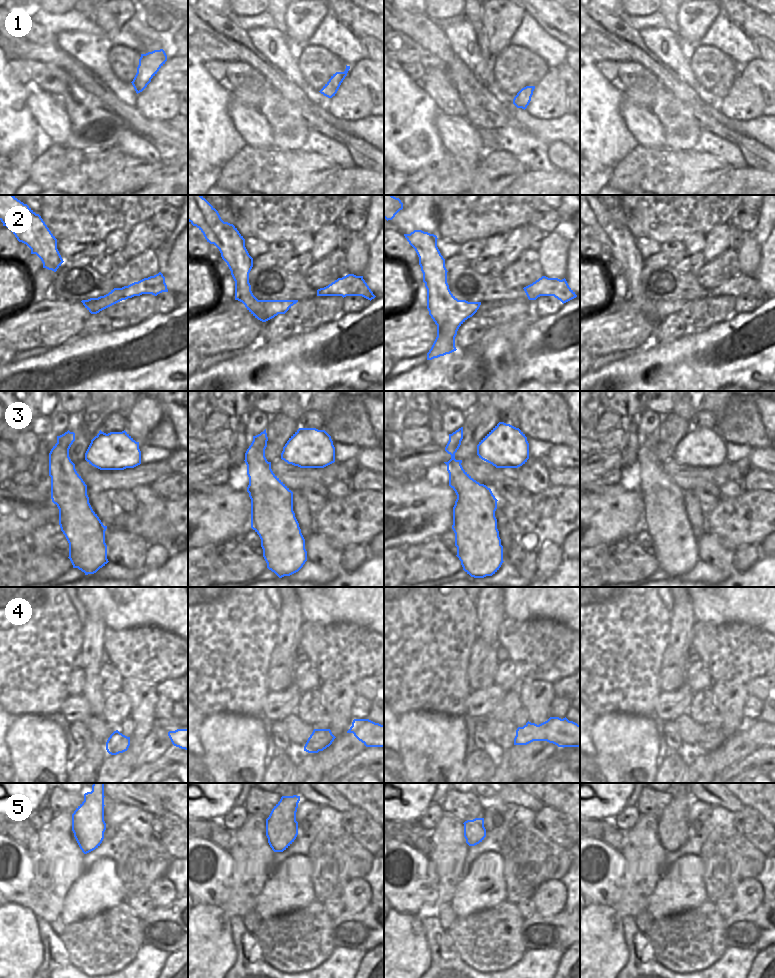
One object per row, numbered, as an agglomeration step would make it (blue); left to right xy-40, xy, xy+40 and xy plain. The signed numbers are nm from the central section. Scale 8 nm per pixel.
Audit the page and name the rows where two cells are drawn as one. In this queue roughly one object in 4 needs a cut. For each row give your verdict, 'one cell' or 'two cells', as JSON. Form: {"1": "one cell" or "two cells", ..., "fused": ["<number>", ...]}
{"1": "one cell", "2": "one cell", "3": "one cell", "4": "one cell", "5": "two cells", "fused": ["5"]}

